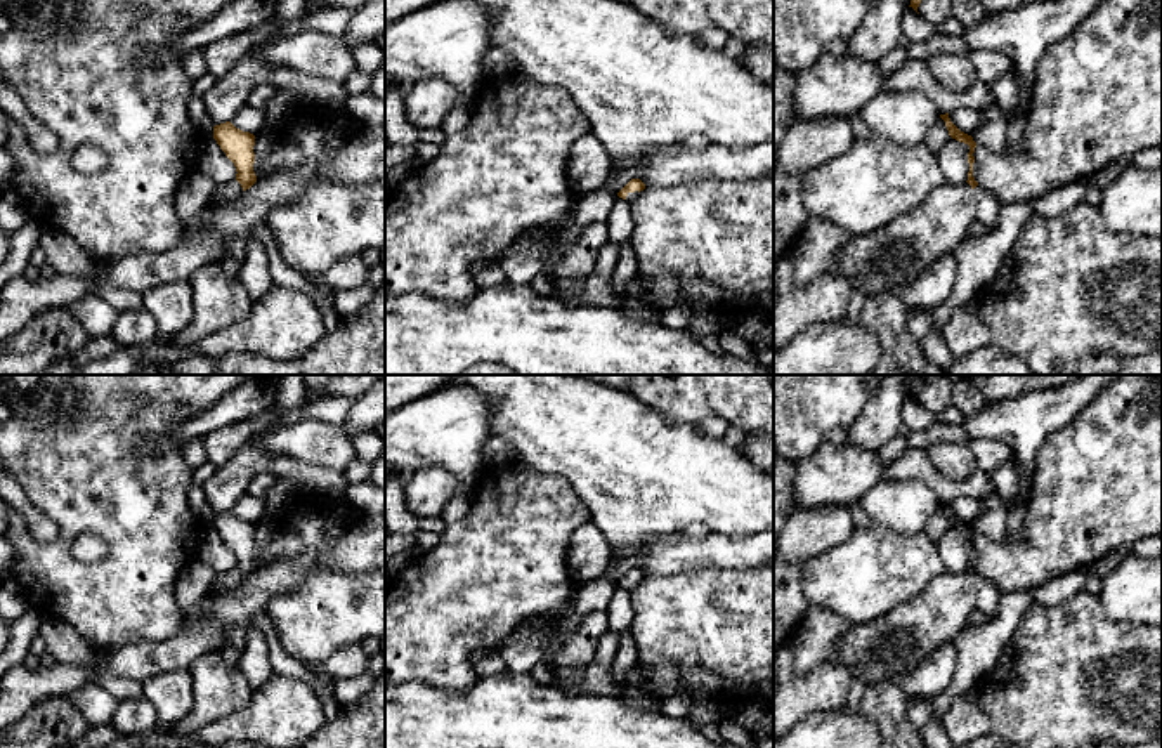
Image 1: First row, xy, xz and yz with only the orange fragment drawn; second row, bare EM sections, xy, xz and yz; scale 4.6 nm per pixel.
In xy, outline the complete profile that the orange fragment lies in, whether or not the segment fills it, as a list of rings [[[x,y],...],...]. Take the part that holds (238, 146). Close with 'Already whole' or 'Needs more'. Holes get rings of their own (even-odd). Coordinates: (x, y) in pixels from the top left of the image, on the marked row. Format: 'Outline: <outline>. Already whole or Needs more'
Outline: [[[231,121],[213,127],[213,139],[225,153],[225,156],[236,167],[236,180],[241,184],[243,191],[250,189],[257,182],[253,172],[255,163],[255,135],[236,128]]]. Already whole

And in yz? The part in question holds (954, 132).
Outline: [[[949,113],[940,115],[940,118],[945,121],[945,127],[949,130],[949,135],[959,142],[964,142],[969,146],[968,153],[968,163],[969,163],[969,172],[968,172],[968,184],[971,186],[975,198],[976,198],[976,207],[978,207],[978,222],[982,222],[989,231],[992,231],[997,226],[999,219],[999,203],[997,200],[985,189],[982,187],[975,177],[973,177],[973,163],[975,163],[975,148],[976,142],[973,141],[971,135],[961,132],[949,118]]]. Needs more

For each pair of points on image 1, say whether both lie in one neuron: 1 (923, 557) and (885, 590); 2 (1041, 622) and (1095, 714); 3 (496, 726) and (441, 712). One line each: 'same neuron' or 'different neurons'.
1: same neuron
2: same neuron
3: same neuron

